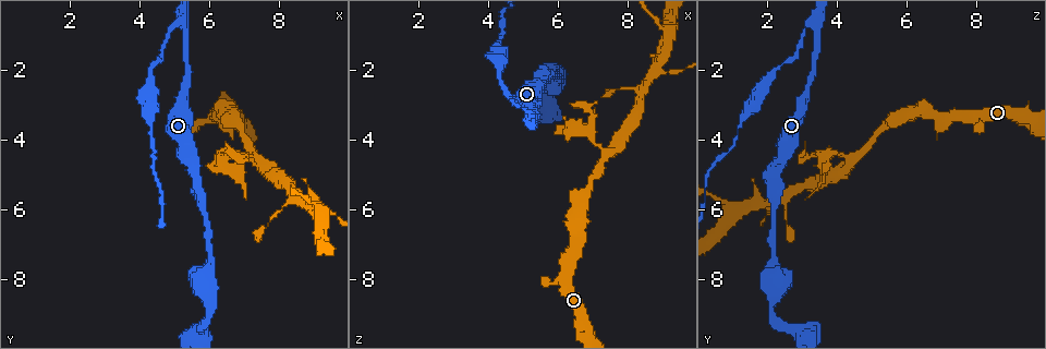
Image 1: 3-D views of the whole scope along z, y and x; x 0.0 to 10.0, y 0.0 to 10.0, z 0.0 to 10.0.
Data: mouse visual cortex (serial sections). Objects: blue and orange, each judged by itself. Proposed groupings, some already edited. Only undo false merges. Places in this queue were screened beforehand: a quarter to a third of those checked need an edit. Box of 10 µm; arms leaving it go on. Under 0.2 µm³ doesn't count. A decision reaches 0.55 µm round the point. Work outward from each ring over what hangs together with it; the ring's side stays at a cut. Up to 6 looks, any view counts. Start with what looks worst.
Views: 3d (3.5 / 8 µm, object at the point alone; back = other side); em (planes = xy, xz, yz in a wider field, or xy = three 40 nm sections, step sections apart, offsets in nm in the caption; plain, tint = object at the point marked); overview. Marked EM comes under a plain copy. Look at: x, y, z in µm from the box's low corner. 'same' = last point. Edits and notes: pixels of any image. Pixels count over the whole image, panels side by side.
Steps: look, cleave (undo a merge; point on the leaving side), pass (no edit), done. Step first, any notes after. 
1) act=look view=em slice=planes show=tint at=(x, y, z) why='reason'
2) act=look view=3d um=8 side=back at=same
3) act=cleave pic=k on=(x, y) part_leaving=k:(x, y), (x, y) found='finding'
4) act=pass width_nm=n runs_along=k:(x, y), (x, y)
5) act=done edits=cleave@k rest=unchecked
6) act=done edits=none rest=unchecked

act=look view=3d um=3.5 at=(5.30, 0.85, 3.55) why='sharp bend'

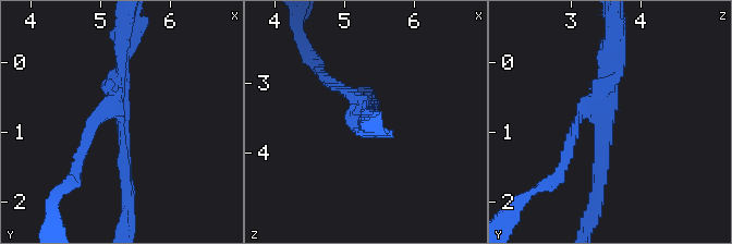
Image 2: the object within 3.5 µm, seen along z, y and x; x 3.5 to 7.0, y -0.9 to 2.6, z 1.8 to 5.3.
act=look view=em slice=xy step=2 show=tint at=(5.30, 0.85, 3.50) arms=3 arm_widths_nm=150,200,250 why='now the EM'

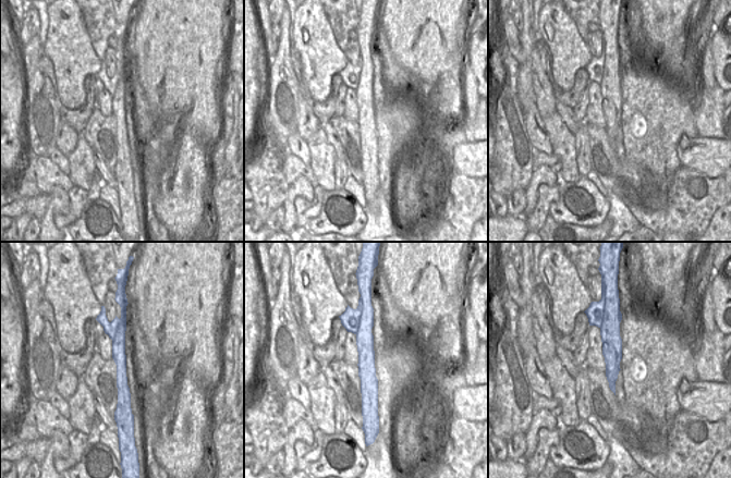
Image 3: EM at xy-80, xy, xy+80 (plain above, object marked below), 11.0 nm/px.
act=cleave pic=2 on=(87, 132) border=3:(353, 310), (360, 323), (356, 334) found='two cells meet here'

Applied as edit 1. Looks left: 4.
act=look view=3d um=3.5 at=(7.35, 4.55, 4.50) why='narrows sharply'

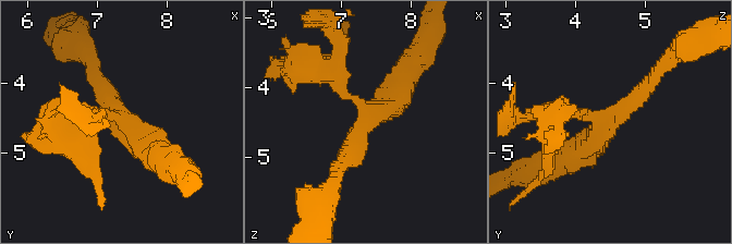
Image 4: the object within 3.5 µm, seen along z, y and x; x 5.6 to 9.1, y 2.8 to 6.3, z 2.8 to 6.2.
act=look view=em slice=xy step=2 show=tint at=(7.40, 4.55, 4.45) arms=3 arm_widths_nm=200,250,400

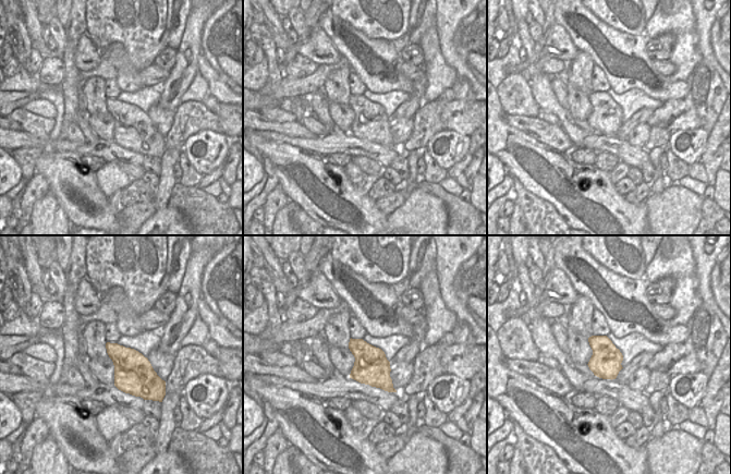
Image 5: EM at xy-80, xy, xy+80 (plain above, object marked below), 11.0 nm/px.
act=cleave pic=4 on=(320, 76) part_leaving=4:(350, 96), (296, 63), (273, 71) found='two cells meet here'

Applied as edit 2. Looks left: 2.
act=look view=3d um=3.5 at=(8.80, 5.85, 2.10) why='branch point'

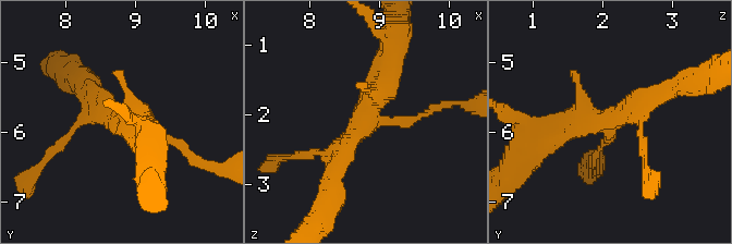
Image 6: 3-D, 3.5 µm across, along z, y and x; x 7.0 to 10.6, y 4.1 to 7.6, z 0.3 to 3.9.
act=look view=em slice=xy step=5 show=tint at=(8.85, 5.85, 2.15) why='now the EM'

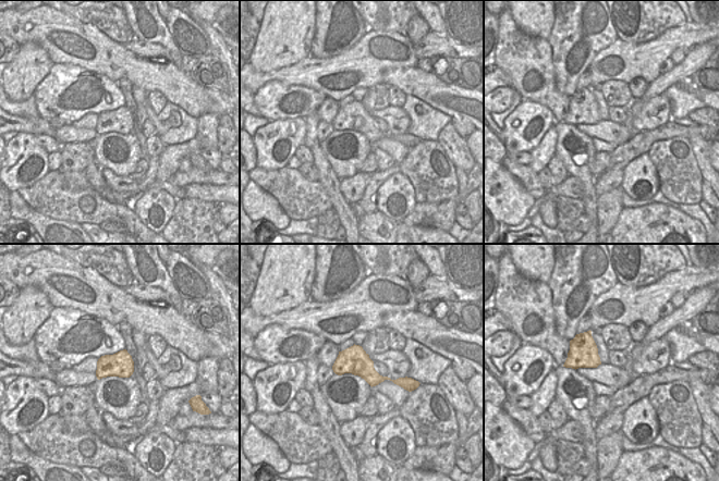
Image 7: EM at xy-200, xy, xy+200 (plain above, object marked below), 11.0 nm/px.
act=pass runs_along=7:(336, 366), (405, 383) found='one cell here'

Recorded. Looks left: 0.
act=done edits=cleave@2,cleave@4 rest=unchecked

